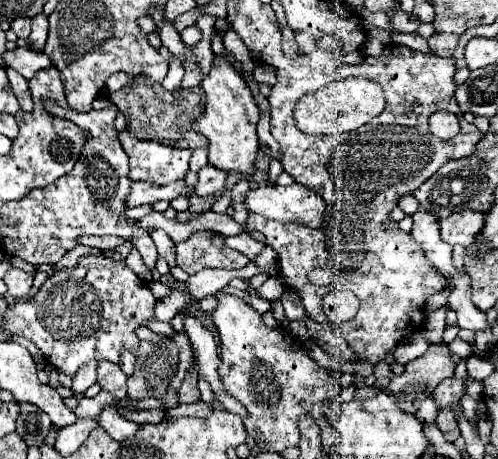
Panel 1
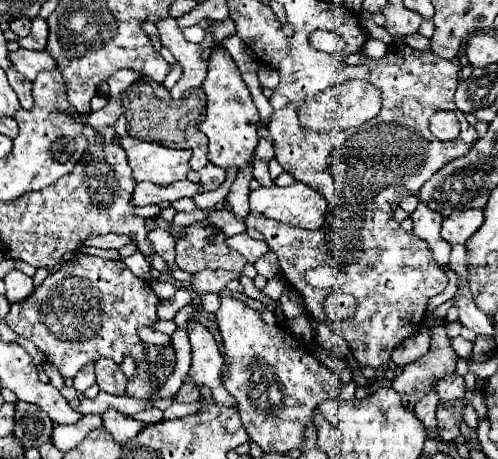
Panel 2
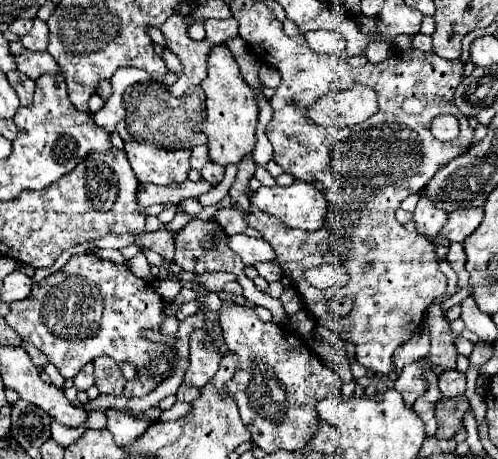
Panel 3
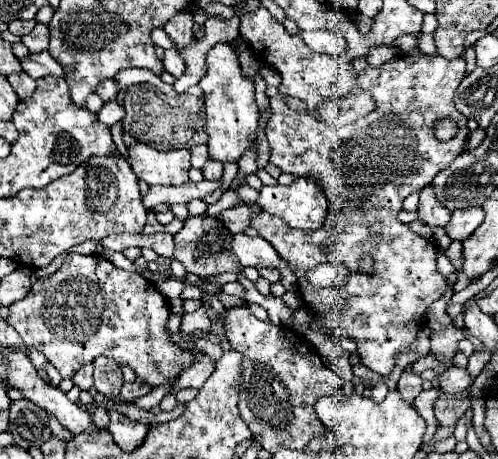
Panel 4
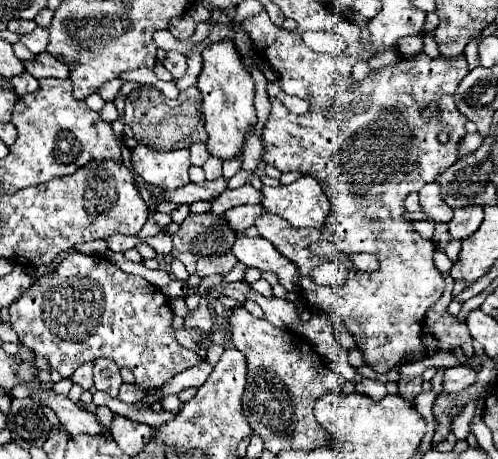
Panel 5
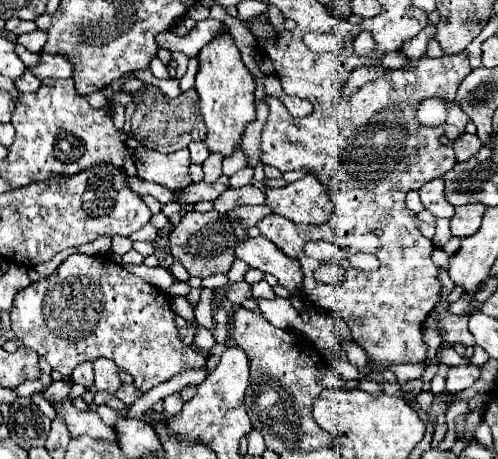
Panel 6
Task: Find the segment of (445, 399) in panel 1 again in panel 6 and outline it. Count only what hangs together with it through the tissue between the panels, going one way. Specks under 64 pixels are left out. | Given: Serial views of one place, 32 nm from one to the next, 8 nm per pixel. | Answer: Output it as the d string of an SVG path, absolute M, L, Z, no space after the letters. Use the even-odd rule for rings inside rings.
M466 364L466 366L456 366L448 370L446 376L446 392L460 392L472 386L482 374L482 368L476 364Z

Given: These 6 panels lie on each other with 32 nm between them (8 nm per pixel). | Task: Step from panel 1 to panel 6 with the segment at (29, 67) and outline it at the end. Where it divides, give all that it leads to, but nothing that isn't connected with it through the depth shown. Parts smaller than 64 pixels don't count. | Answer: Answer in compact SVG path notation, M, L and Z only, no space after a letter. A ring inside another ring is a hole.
M42 54L42 60L36 68L30 68L34 76L40 80L44 78L72 78L74 74L74 62L68 56L62 54Z

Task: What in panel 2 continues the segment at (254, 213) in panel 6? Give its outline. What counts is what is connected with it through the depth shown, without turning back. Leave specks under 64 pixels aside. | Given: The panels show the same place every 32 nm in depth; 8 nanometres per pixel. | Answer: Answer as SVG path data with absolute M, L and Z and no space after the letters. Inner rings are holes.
M216 210L212 212L202 224L210 224L210 226L216 226L220 228L226 236L234 236L234 234L242 234L246 232L246 224L242 218L238 218L232 210Z

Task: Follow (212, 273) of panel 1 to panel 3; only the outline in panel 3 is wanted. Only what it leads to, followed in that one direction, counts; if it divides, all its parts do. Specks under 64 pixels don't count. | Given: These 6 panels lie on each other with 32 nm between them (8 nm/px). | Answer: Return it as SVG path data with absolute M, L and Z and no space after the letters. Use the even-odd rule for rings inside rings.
M214 272L214 274L206 274L206 276L196 276L196 282L208 290L220 292L224 288L226 282L236 280L236 274L228 274L228 272Z

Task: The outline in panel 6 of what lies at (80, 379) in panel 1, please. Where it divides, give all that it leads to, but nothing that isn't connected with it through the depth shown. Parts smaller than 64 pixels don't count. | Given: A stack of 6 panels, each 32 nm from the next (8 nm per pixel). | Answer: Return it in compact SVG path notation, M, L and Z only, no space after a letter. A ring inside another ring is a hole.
M82 362L82 364L78 364L78 366L74 368L74 372L72 372L72 382L90 388L90 386L94 384L92 376L94 376L94 372L92 372L92 362Z

